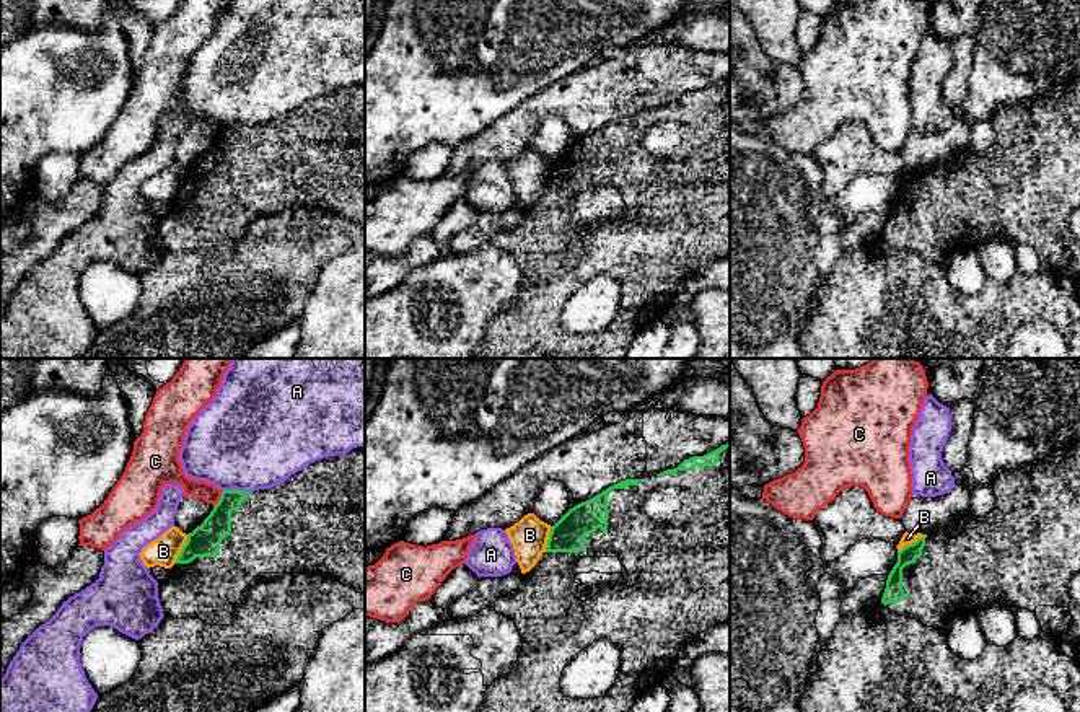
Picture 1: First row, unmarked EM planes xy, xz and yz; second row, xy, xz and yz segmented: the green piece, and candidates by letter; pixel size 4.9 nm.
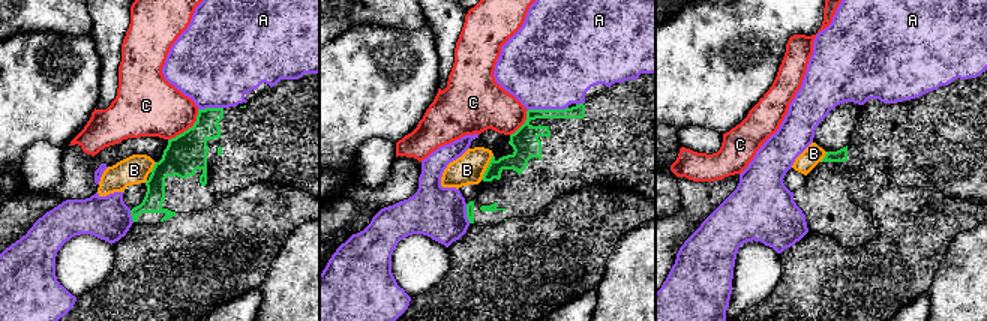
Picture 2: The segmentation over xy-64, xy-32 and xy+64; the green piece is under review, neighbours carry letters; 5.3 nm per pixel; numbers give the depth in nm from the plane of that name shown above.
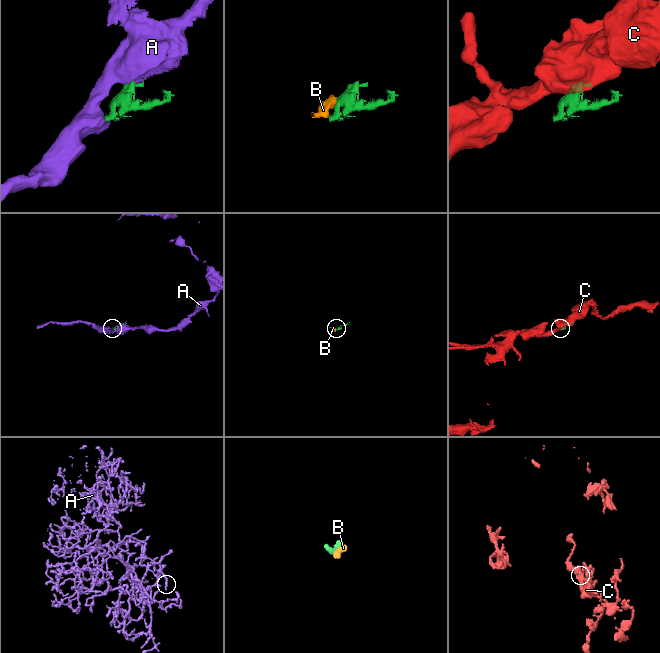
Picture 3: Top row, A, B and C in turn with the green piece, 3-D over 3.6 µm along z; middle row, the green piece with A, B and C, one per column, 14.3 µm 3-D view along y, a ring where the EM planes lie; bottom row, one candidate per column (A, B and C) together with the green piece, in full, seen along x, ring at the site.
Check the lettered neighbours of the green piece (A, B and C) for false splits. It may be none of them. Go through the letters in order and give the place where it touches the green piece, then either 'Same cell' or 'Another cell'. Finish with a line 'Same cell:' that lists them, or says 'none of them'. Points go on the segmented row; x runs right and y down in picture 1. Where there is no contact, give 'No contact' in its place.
A: Touches green at xy (237, 491). Another cell
B: Touches green at xy (181, 549). Another cell
C: Touches green at xy (220, 499). Another cell
Same cell: none of them

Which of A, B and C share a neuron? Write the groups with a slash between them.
A / B / C

